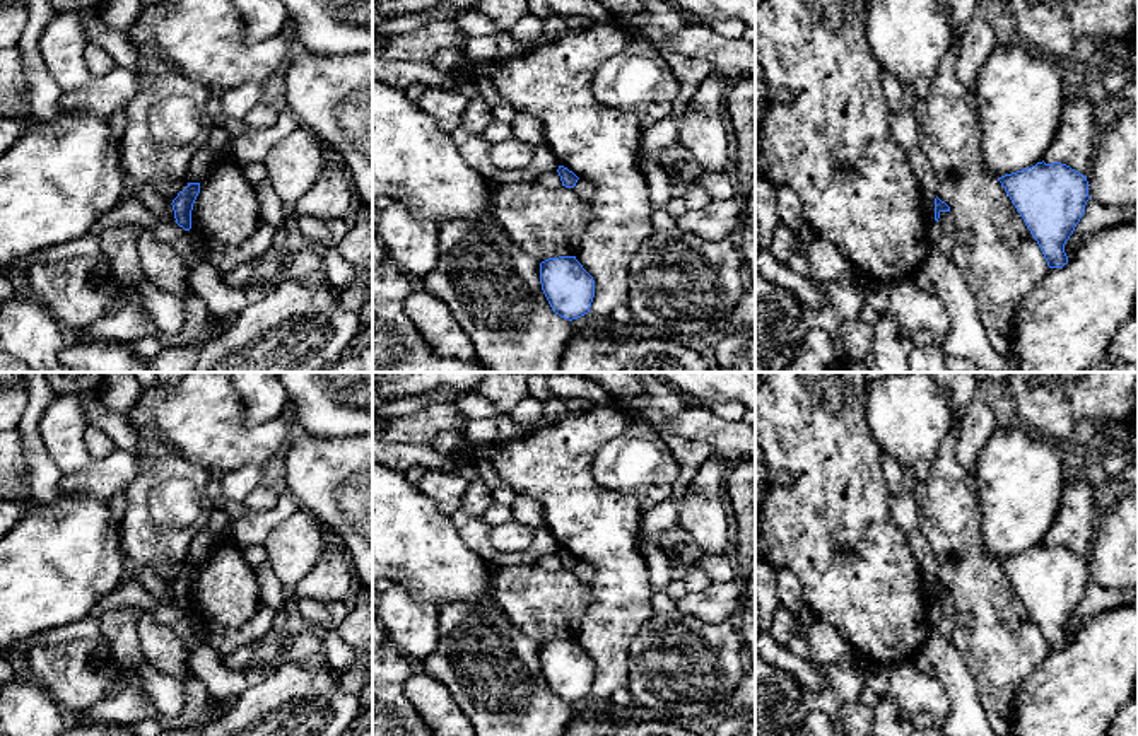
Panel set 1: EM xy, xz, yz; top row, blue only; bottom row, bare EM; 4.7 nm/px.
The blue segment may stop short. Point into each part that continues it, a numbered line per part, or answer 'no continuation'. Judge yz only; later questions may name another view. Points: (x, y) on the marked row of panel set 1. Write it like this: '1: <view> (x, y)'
no continuation

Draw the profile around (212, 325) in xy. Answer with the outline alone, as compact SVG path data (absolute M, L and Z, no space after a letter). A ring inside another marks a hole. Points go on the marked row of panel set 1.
M210 316L202 331L186 345L203 347L220 330L220 318Z

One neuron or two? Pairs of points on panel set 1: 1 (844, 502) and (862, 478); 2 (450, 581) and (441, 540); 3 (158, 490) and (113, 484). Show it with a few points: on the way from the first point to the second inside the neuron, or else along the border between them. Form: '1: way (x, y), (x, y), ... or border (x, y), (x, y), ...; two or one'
1: way (848, 497), (848, 492), (856, 484); one
2: way (448, 571), (441, 559), (441, 550); one
3: border (137, 456), (137, 475), (125, 494); two

